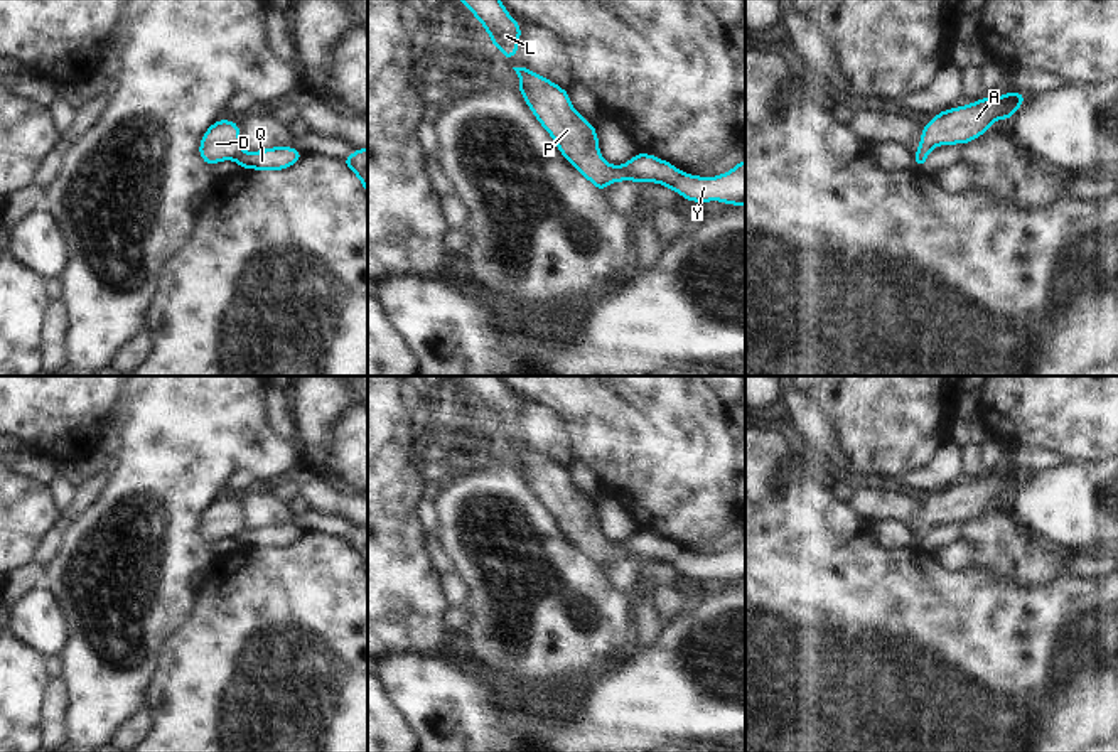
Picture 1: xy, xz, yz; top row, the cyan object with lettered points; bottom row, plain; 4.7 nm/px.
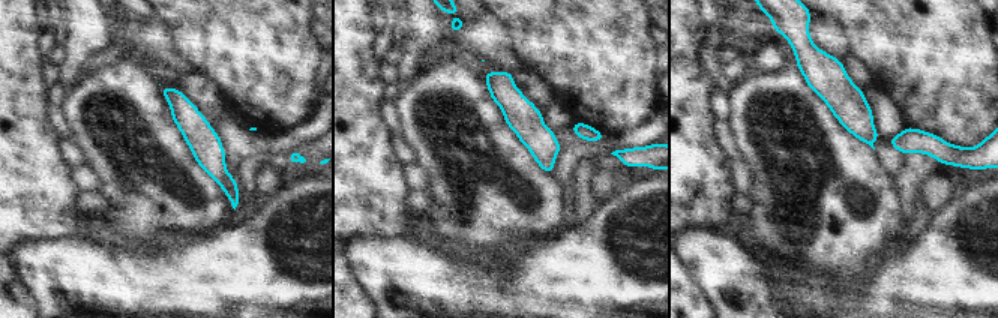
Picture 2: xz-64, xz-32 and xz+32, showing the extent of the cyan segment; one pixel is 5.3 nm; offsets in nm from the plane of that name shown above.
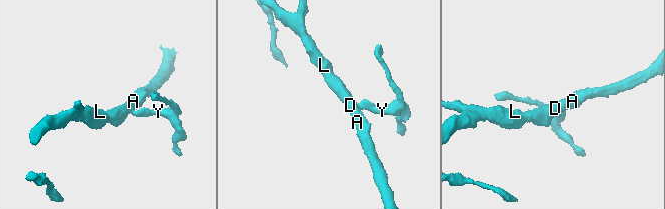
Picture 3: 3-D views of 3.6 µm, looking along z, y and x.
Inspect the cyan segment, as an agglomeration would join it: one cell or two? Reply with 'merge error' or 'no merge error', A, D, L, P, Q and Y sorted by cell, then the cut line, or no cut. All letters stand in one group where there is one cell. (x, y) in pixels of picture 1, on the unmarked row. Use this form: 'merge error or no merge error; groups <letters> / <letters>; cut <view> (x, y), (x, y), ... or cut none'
no merge error; groups A D L P Q Y; cut none

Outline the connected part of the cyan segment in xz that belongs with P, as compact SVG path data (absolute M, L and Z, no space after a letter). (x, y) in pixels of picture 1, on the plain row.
M526 445L513 447L521 459L518 469L531 491L555 518L567 540L590 558L600 572L607 561L621 558L661 560L663 565L673 567L685 578L700 582L720 578L745 583L745 536L717 555L685 551L651 531L636 531L621 545L607 541L600 533L595 504L570 482L568 469Z

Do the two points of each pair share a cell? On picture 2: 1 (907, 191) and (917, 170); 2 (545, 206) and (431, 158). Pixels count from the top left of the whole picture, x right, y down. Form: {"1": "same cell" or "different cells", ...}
{"1": "same cell", "2": "same cell"}

